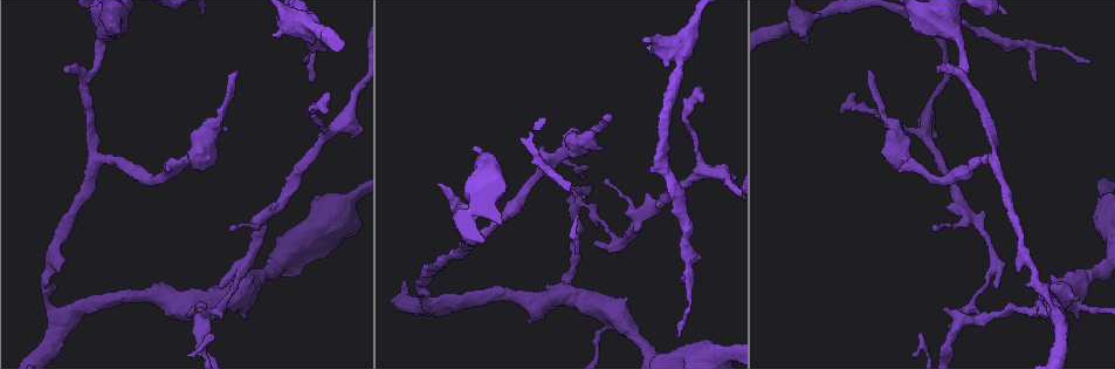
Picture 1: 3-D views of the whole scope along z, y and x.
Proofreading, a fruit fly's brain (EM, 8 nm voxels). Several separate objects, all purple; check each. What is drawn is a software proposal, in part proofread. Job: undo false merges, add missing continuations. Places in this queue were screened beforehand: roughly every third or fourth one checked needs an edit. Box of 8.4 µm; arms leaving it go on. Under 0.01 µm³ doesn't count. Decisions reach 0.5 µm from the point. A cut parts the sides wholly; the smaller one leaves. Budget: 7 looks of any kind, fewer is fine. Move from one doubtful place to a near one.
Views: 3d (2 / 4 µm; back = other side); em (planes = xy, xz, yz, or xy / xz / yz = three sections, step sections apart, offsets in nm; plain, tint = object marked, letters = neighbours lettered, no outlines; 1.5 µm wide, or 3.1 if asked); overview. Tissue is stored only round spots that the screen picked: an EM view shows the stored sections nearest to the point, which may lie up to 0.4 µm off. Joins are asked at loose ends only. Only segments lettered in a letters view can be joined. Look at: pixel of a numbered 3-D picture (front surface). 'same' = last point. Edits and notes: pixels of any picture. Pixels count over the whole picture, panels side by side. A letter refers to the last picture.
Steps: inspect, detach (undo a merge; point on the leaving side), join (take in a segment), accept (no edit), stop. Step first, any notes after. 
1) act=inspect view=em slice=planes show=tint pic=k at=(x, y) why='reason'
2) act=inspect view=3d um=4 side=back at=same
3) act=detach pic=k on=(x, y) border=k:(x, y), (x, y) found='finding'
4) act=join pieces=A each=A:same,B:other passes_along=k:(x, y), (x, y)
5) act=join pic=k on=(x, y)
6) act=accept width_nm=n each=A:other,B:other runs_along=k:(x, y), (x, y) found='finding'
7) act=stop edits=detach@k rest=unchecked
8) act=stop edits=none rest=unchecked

act=inspect view=3d um=4 pic=1 at=(867, 70) why='free end'

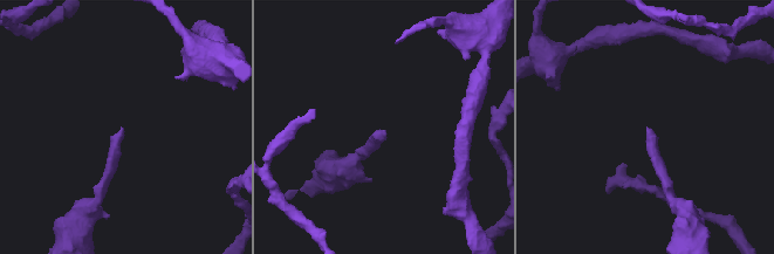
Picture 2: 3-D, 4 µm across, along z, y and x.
act=inspect view=em slice=planes show=tint pic=2 at=(648, 129)

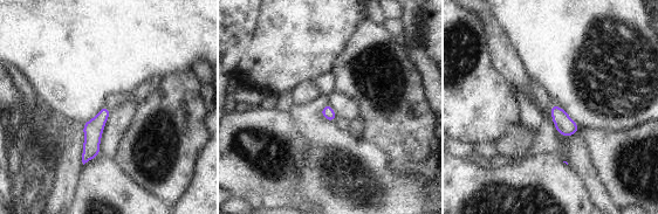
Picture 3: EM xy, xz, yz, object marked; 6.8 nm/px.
act=inspect view=em slice=planes show=letters at=same why='see the neighbours'

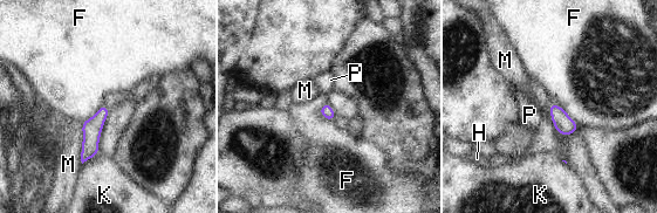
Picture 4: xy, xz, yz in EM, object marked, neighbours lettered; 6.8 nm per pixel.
act=accept each=F:other,H:other,K:other,M:other,P:other found='no lettered segment goes on from it'

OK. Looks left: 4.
act=inspect view=em slice=yz step=8 show=letters pic=1 at=(572, 205) why='three arms meet'

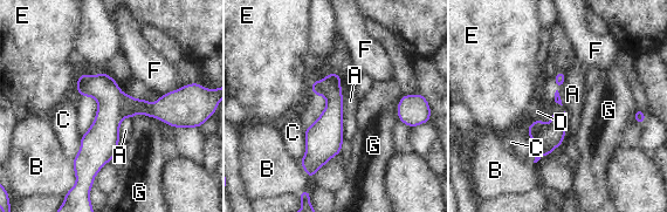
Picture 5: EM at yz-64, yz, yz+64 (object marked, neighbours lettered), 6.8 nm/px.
act=detach pic=5 on=(332, 76) width_nm=200 each=A:other,B:other,C:other,D:other,E:other,F:other,G:other border=5:(328, 76), (330, 80), (339, 83) found='a second neuron is stuck on'

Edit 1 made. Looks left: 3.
act=stop edits=detach@5 rest=unchecked

